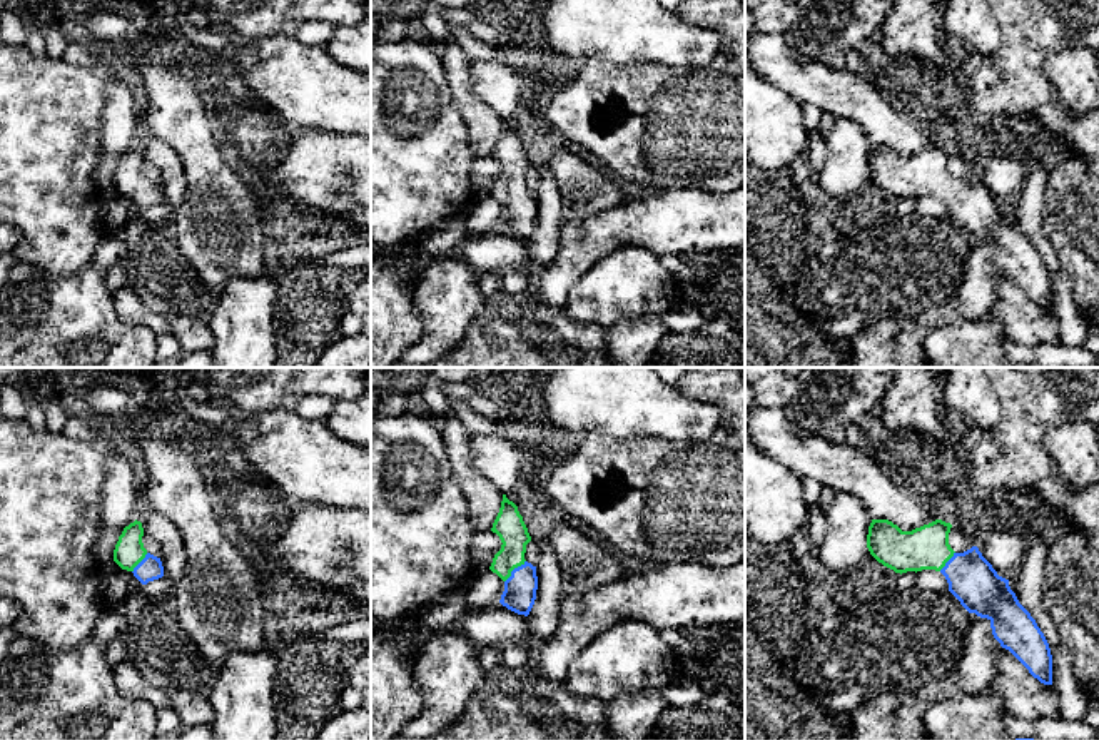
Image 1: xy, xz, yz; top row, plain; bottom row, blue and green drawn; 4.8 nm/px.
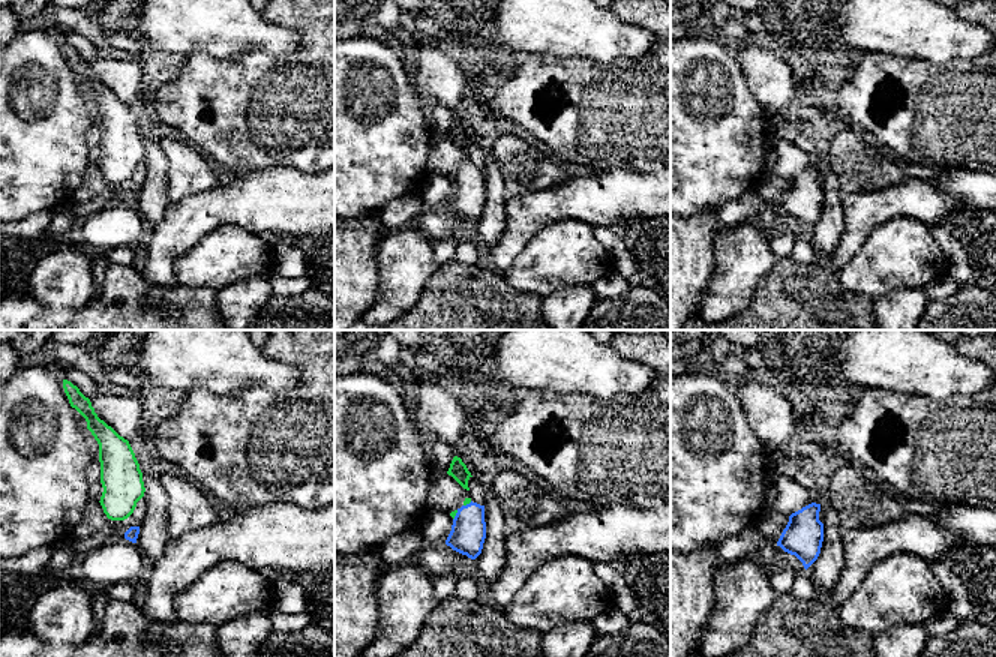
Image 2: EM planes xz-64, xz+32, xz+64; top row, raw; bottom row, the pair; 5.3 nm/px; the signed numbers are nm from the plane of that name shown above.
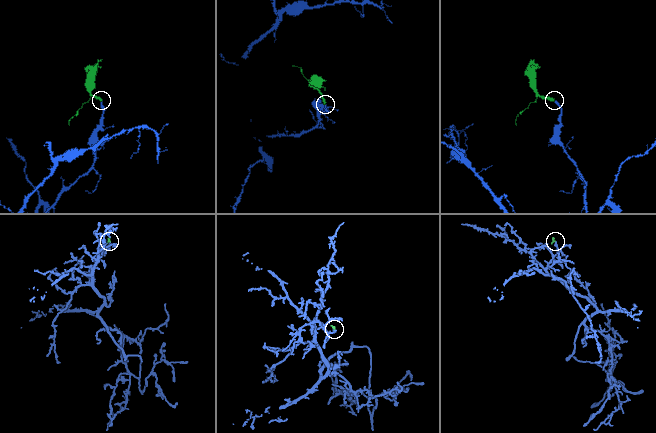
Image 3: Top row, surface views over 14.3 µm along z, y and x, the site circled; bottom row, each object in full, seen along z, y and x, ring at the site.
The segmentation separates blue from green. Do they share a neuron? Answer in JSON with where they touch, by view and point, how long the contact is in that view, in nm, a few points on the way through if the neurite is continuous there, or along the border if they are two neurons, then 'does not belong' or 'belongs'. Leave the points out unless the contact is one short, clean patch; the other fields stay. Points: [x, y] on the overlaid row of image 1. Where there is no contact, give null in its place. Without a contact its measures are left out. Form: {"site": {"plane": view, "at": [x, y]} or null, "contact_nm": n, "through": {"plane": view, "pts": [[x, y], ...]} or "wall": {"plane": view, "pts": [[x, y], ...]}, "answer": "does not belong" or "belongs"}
{"site": {"plane": "xz", "at": [513, 570]}, "contact_nm": 150, "through": {"plane": "xz", "pts": [[520, 590], [520, 577], [513, 570], [513, 532], [508, 525]]}, "answer": "belongs"}

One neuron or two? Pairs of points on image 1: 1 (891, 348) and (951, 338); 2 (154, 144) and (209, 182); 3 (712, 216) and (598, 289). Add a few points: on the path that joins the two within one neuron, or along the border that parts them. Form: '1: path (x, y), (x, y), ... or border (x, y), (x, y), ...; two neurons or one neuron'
1: border (959, 324), (937, 326), (926, 338), (921, 349); two neurons
2: border (152, 136), (181, 161), (181, 202); two neurons
3: border (615, 249), (640, 246), (658, 258); two neurons

